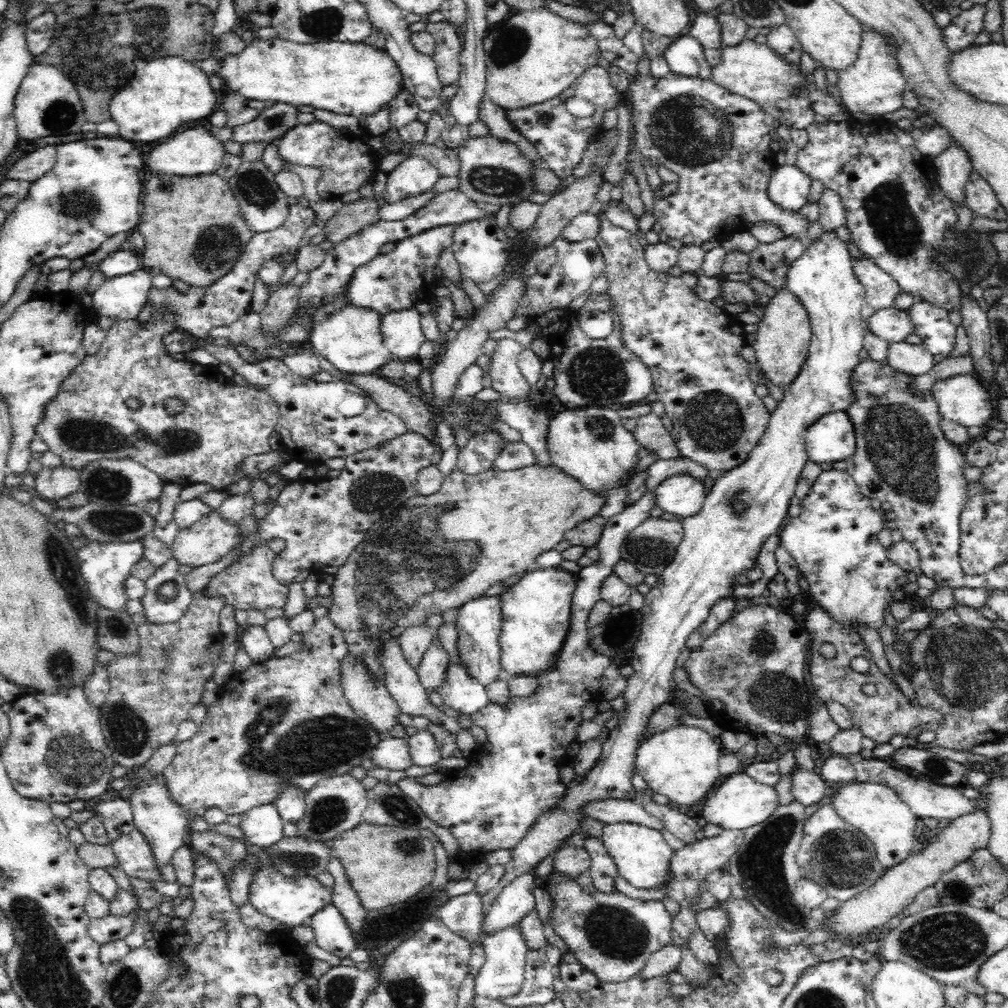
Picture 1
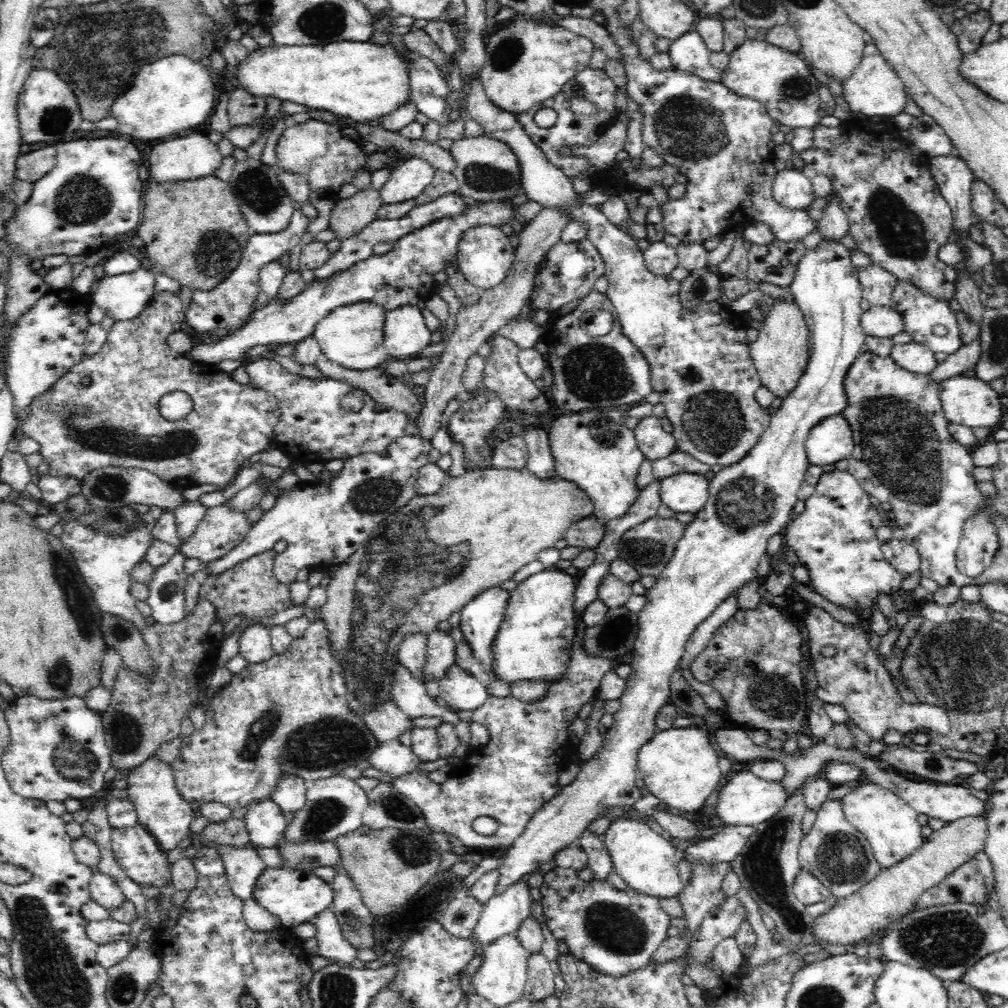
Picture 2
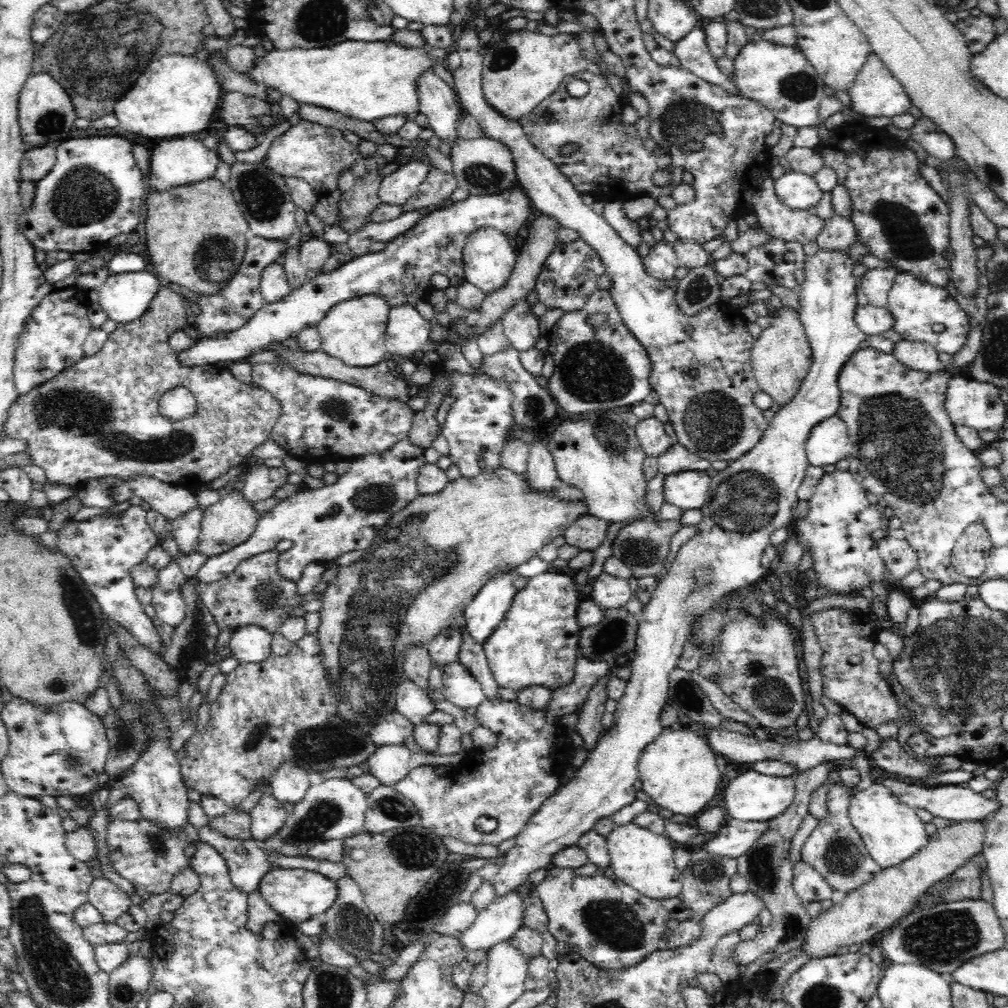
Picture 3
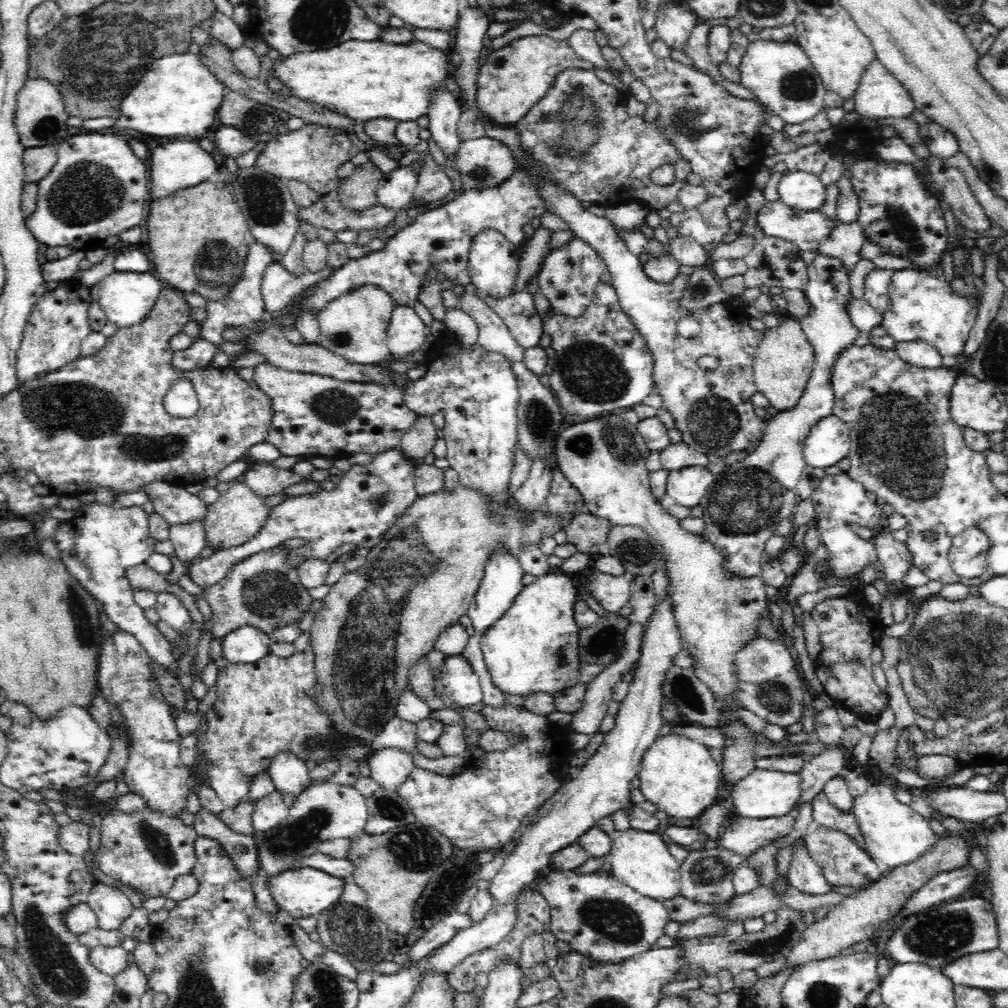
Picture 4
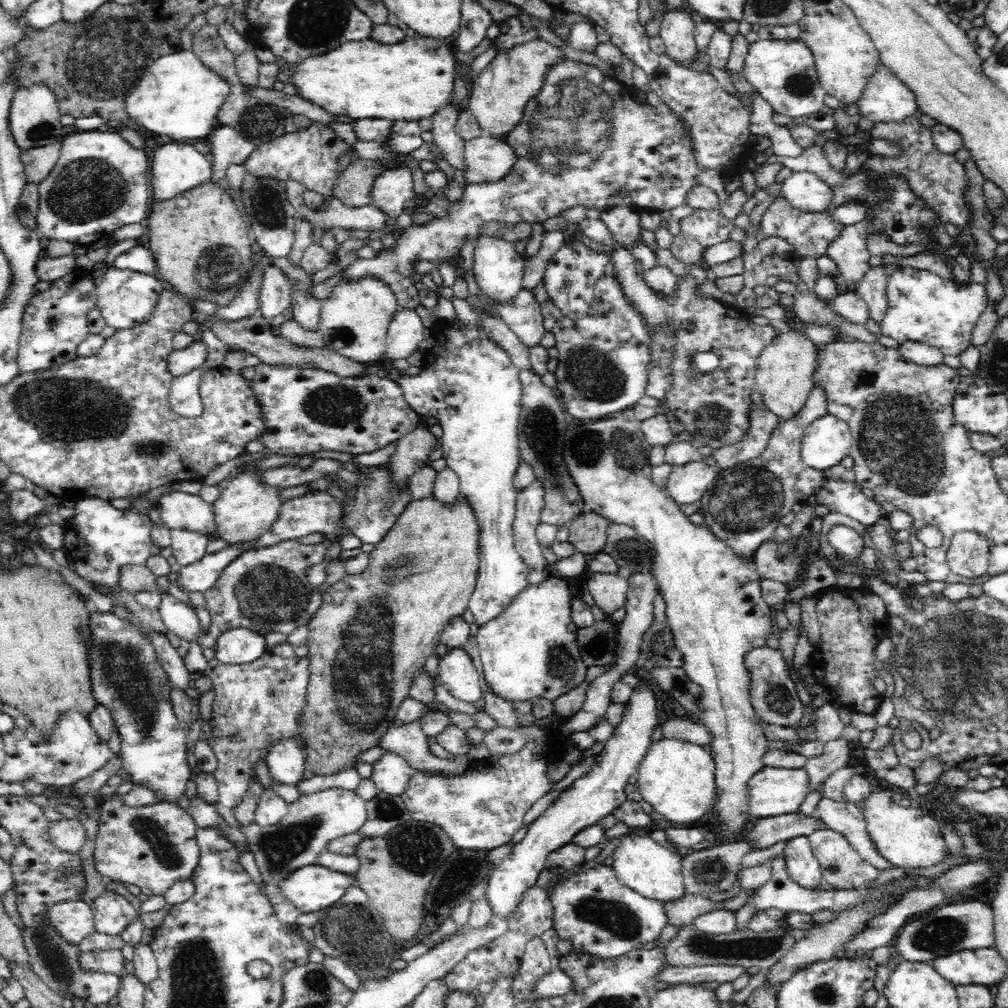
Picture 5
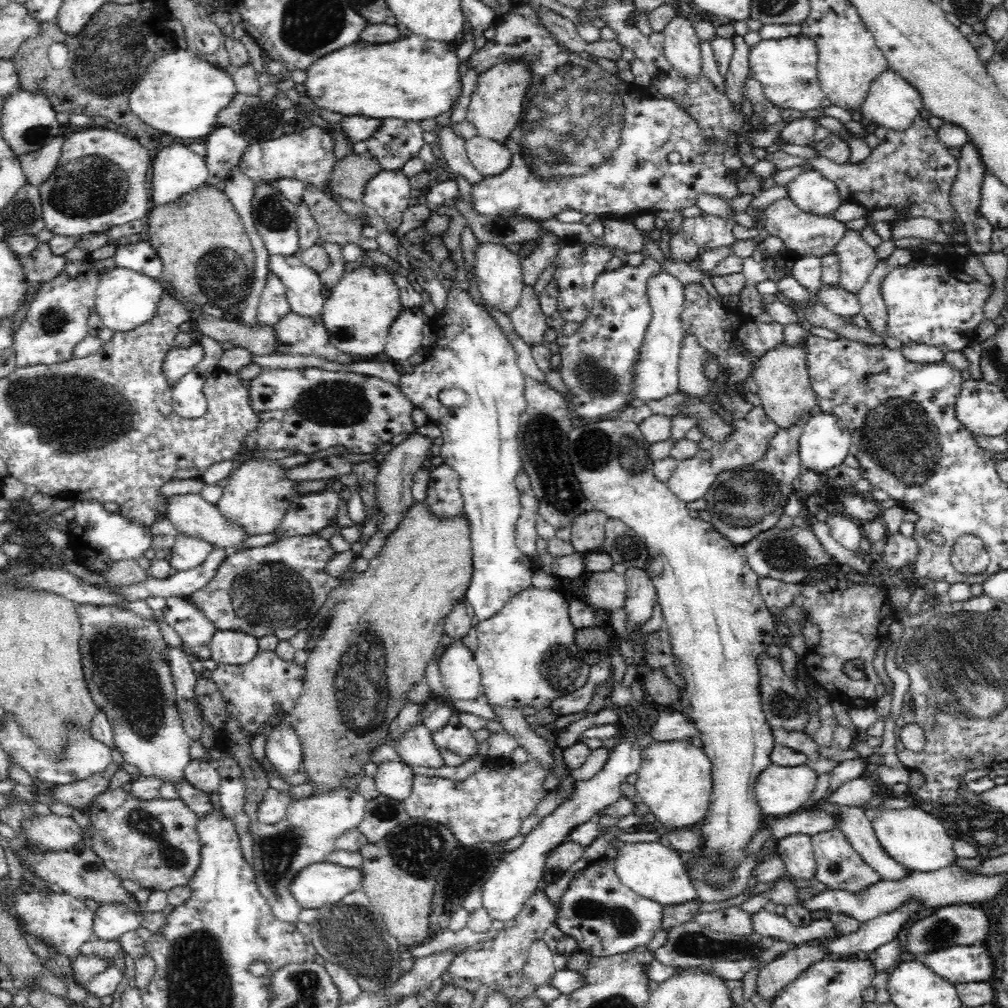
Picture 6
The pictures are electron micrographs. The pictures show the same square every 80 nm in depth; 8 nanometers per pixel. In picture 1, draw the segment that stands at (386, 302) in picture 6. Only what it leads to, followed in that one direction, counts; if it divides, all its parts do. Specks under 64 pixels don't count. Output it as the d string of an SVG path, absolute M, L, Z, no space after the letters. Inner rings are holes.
M346 305L312 330L310 343L319 357L324 357L343 373L378 373L393 358L383 342L381 318L368 308Z

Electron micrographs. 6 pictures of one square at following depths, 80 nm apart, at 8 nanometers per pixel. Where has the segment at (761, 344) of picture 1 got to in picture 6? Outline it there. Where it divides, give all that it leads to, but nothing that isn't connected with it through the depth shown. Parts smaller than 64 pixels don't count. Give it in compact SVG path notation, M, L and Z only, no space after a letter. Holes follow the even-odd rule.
M805 342L779 343L759 358L757 366L753 375L758 384L757 395L761 407L779 427L790 427L798 422L800 415L816 407L816 394L809 375L809 348Z

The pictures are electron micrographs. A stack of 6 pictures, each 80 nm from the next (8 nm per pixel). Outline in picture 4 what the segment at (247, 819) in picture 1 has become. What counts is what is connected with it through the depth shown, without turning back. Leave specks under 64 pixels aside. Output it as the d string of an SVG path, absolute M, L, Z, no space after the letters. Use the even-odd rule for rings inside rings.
M274 791L256 802L253 811L253 826L256 833L268 833L285 821L289 808L284 801L283 796Z

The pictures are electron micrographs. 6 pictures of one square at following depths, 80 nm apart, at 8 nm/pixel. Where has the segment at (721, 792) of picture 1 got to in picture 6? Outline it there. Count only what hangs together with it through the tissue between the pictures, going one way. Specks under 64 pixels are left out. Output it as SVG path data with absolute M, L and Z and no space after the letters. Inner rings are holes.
M771 764L754 782L760 813L780 816L803 809L818 782L818 775L808 765L795 767Z

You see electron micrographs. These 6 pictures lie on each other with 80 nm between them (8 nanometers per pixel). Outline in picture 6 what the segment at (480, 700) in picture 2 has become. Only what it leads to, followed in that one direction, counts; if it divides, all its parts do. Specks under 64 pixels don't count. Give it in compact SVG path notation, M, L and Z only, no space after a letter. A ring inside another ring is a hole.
M462 639L449 644L439 658L442 686L456 700L476 700L481 692L481 674L475 656Z

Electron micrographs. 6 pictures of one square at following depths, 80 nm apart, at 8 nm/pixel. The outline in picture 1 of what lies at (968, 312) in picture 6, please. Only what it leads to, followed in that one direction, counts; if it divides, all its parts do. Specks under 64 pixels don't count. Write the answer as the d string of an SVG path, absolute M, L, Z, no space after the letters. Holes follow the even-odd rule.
M915 297L912 307L905 311L914 323L914 334L922 338L922 345L932 355L942 354L946 358L955 350L957 327L946 309Z

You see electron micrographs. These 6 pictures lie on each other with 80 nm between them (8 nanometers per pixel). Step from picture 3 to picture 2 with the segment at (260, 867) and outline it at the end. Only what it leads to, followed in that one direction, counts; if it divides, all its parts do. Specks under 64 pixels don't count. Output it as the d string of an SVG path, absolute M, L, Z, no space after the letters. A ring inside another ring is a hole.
M248 844L242 850L225 847L218 853L224 862L227 880L234 896L243 901L252 897L258 878L267 870L257 848Z

